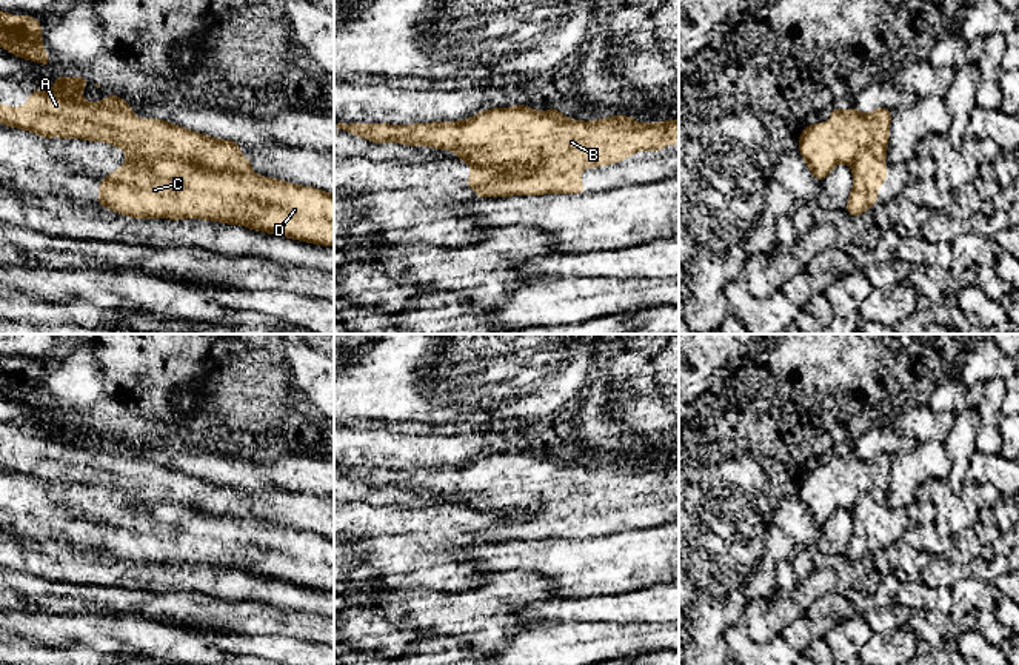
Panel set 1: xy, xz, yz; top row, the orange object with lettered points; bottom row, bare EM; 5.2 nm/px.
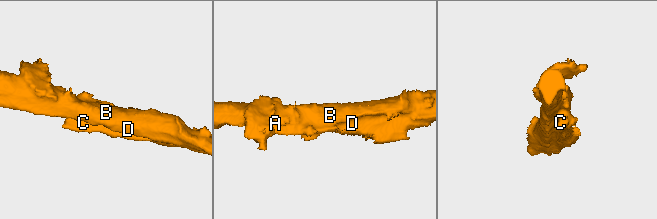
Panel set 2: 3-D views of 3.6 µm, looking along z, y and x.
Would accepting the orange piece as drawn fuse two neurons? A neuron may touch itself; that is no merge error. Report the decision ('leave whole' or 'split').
split

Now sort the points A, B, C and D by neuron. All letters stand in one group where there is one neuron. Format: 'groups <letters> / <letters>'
groups A B / C D

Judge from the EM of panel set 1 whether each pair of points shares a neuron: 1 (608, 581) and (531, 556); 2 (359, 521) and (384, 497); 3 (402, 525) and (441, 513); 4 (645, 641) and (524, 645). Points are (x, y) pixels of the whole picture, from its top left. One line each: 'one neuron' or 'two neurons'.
1: one neuron
2: two neurons
3: one neuron
4: one neuron

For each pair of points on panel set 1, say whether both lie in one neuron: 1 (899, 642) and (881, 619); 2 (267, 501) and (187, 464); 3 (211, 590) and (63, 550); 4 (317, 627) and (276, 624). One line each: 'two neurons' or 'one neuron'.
1: two neurons
2: two neurons
3: one neuron
4: one neuron

